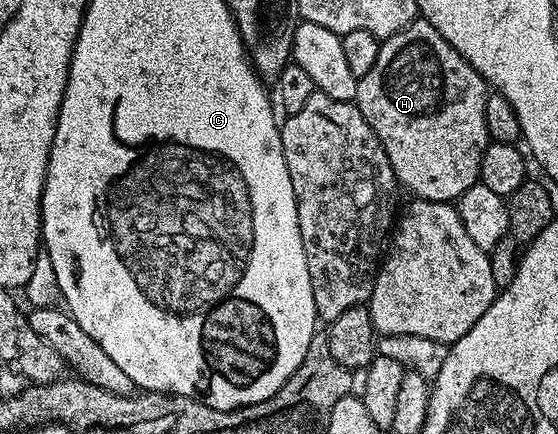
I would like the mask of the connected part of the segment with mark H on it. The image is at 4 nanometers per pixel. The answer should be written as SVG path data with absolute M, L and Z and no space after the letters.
M417 20L402 28L394 36L380 43L374 68L359 78L355 104L366 124L374 128L374 136L382 144L394 168L394 176L401 187L409 190L413 199L455 203L466 188L480 180L482 156L489 144L486 128L486 100L490 87L483 76L444 39L429 22Z

